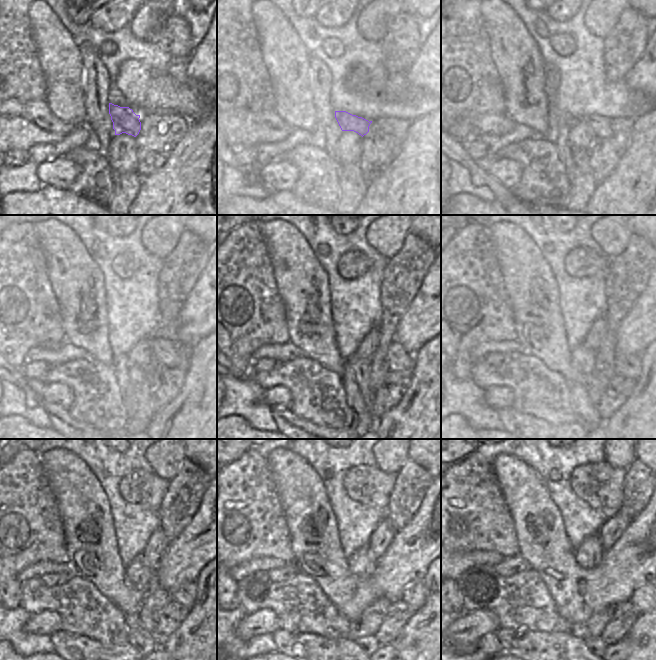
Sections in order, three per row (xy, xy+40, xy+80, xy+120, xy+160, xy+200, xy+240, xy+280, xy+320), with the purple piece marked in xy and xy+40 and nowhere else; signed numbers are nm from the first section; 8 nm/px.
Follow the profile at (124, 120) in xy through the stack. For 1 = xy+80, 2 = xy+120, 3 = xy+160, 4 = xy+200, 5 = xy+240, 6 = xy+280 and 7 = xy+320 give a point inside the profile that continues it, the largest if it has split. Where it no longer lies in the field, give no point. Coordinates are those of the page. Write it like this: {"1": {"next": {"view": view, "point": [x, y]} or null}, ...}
{"1": {"next": {"view": "xy+80", "point": [602, 127]}}, "2": {"next": {"view": "xy+120", "point": [172, 354]}}, "3": {"next": {"view": "xy+160", "point": [398, 359]}}, "4": {"next": {"view": "xy+200", "point": [627, 365]}}, "5": {"next": {"view": "xy+240", "point": [186, 595]}}, "6": {"next": {"view": "xy+280", "point": [415, 594]}}, "7": {"next": {"view": "xy+320", "point": [644, 598]}}}

